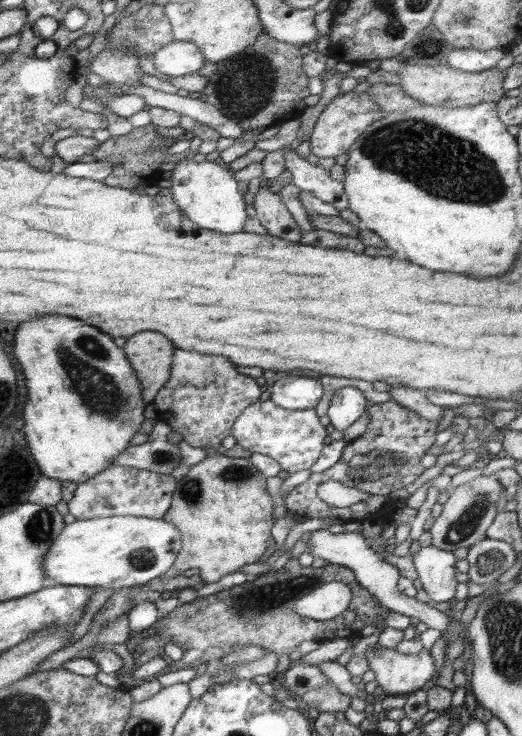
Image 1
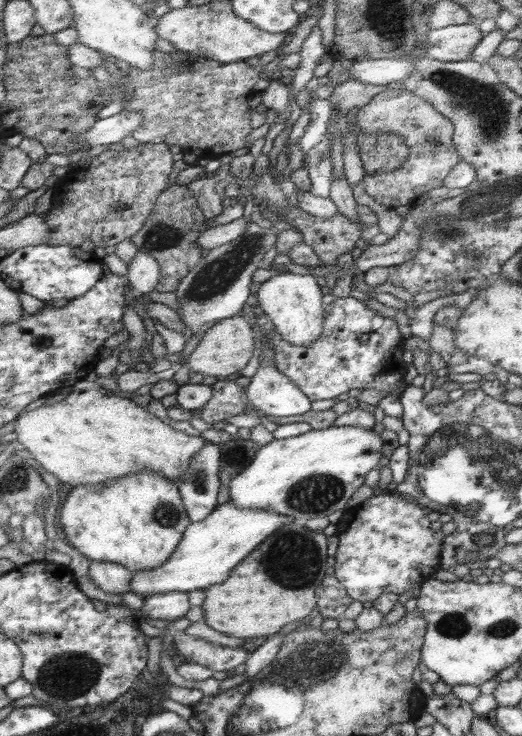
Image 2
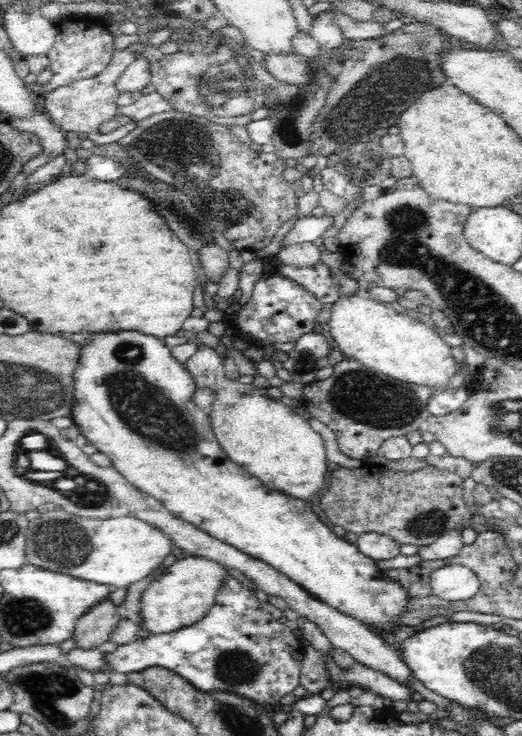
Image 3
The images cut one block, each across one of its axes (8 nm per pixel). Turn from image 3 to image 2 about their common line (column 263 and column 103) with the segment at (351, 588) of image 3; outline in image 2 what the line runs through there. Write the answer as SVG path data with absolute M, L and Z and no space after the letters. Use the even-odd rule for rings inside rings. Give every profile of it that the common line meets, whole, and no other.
M140 469L140 472L132 473L132 476L106 481L99 487L89 484L73 487L60 508L58 520L66 533L66 539L84 557L95 562L120 564L134 574L166 565L192 522L183 505L179 485L152 469Z

